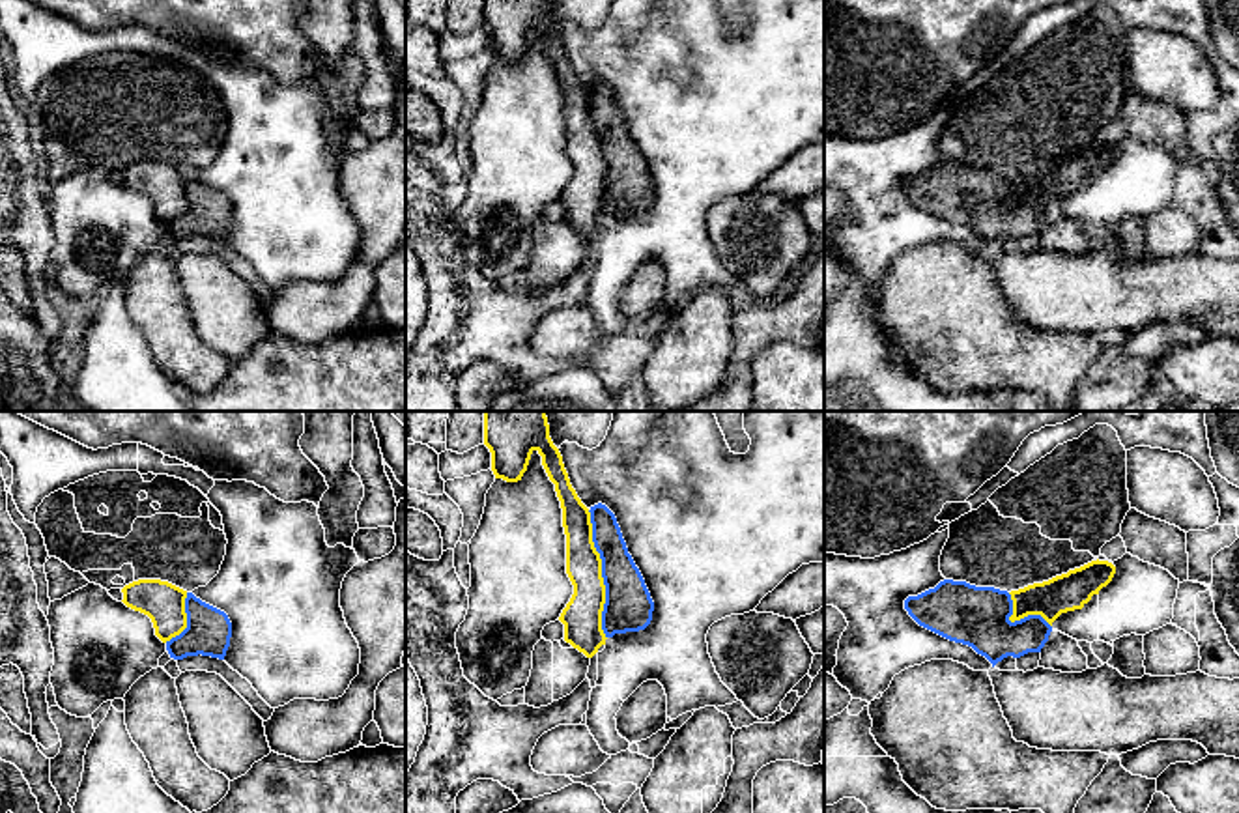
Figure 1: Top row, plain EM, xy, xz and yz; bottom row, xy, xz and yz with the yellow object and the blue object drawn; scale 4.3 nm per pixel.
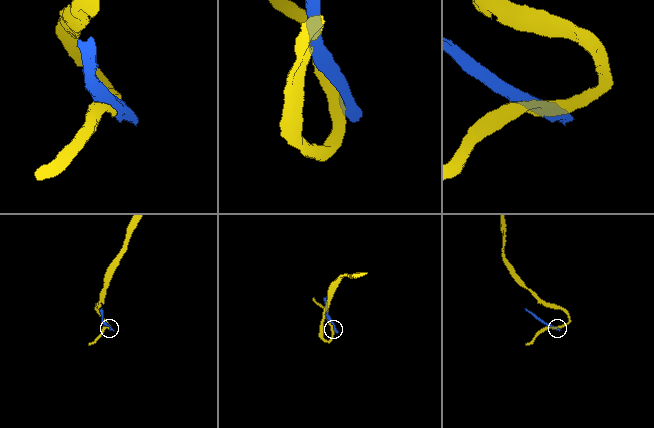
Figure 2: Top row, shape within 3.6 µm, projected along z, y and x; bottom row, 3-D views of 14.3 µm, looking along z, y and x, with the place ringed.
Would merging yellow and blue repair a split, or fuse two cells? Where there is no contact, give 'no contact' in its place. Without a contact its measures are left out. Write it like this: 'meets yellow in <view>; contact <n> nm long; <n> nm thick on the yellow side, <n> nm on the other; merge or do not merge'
meets yellow in xz; contact 550 nm long; 170 nm thick on the yellow side, 200 nm on the other; do not merge

